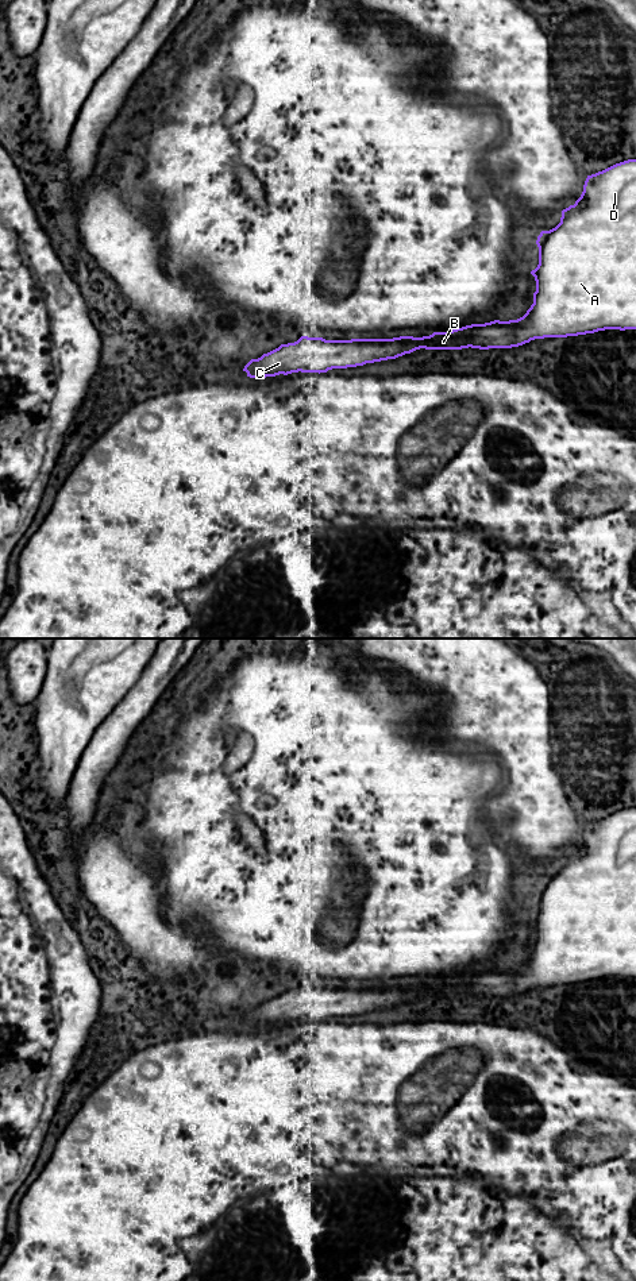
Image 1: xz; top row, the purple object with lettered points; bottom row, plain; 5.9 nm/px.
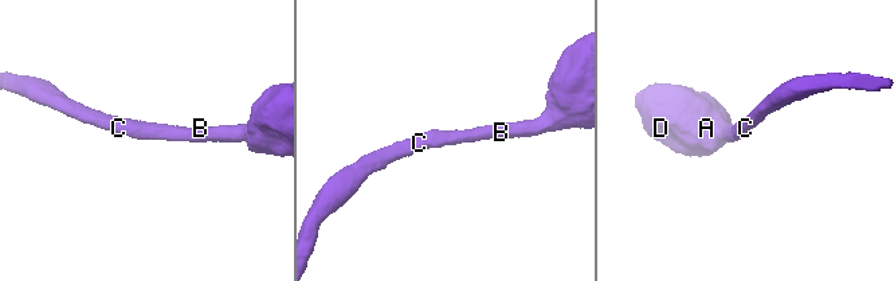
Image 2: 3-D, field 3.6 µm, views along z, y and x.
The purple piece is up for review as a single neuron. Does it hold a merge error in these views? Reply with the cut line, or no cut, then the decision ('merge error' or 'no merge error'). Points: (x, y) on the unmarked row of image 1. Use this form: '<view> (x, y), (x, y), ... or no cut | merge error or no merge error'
no cut | no merge error

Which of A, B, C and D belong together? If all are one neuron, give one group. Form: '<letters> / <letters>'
A B C D

